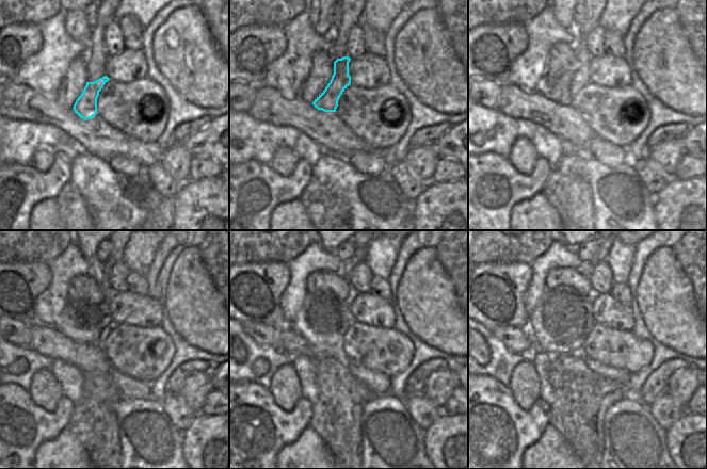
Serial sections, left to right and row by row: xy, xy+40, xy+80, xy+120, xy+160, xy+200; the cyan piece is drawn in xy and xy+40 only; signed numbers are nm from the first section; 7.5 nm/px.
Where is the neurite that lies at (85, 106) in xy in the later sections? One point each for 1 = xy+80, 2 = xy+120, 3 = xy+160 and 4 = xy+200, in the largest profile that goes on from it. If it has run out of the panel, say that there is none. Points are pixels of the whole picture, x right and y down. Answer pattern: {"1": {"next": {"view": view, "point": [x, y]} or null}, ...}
{"1": {"next": {"view": "xy+80", "point": [580, 79]}}, "2": {"next": {"view": "xy+120", "point": [107, 290]}}, "3": {"next": {"view": "xy+160", "point": [358, 256]}}, "4": {"next": {"view": "xy+200", "point": [601, 252]}}}

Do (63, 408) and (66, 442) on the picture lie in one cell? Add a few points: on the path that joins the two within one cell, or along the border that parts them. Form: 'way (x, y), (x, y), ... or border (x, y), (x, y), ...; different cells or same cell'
border (66, 426), (52, 439), (47, 439), (44, 442); different cells

